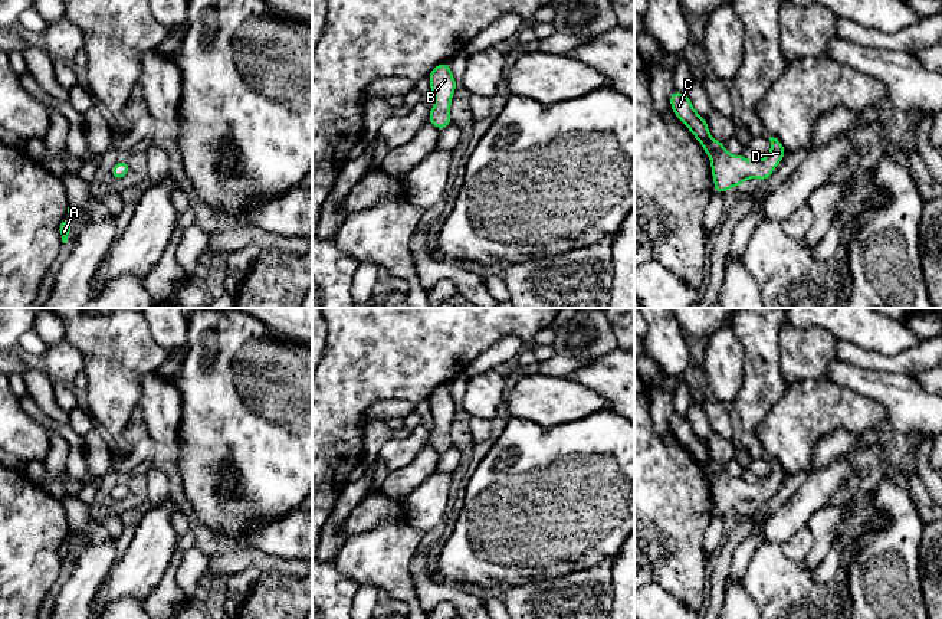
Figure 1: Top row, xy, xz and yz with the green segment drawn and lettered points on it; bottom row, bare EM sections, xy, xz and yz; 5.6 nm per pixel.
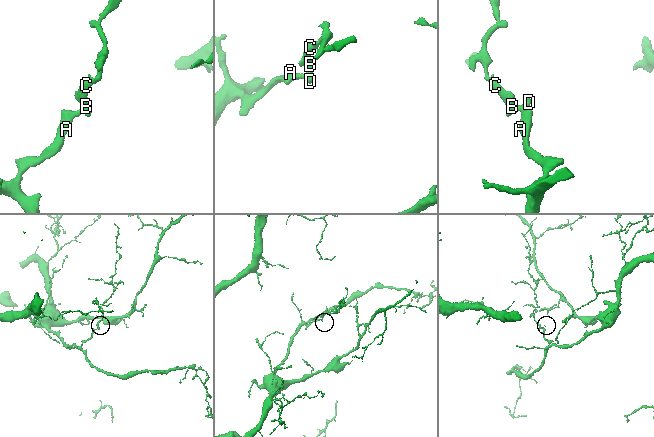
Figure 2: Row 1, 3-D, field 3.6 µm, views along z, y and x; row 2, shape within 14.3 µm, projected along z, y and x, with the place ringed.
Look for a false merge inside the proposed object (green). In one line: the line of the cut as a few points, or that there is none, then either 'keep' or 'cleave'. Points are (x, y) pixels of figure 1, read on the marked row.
cut none; keep

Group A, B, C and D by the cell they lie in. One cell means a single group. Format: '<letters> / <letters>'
A B C D

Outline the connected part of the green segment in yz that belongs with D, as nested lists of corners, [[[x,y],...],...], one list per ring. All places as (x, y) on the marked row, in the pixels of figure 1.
[[[673,91],[670,105],[675,115],[690,130],[709,155],[715,193],[725,193],[731,187],[739,187],[748,179],[767,180],[785,154],[781,141],[769,137],[771,151],[765,158],[749,161],[742,154],[732,155],[725,150],[723,143],[709,137],[708,122],[695,111],[686,94]]]

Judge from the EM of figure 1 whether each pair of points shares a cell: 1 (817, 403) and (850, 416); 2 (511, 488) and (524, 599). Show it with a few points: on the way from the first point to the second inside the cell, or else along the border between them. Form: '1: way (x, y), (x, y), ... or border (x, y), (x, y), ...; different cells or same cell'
1: way (826, 406), (842, 408); same cell
2: border (555, 577), (505, 588); different cells

